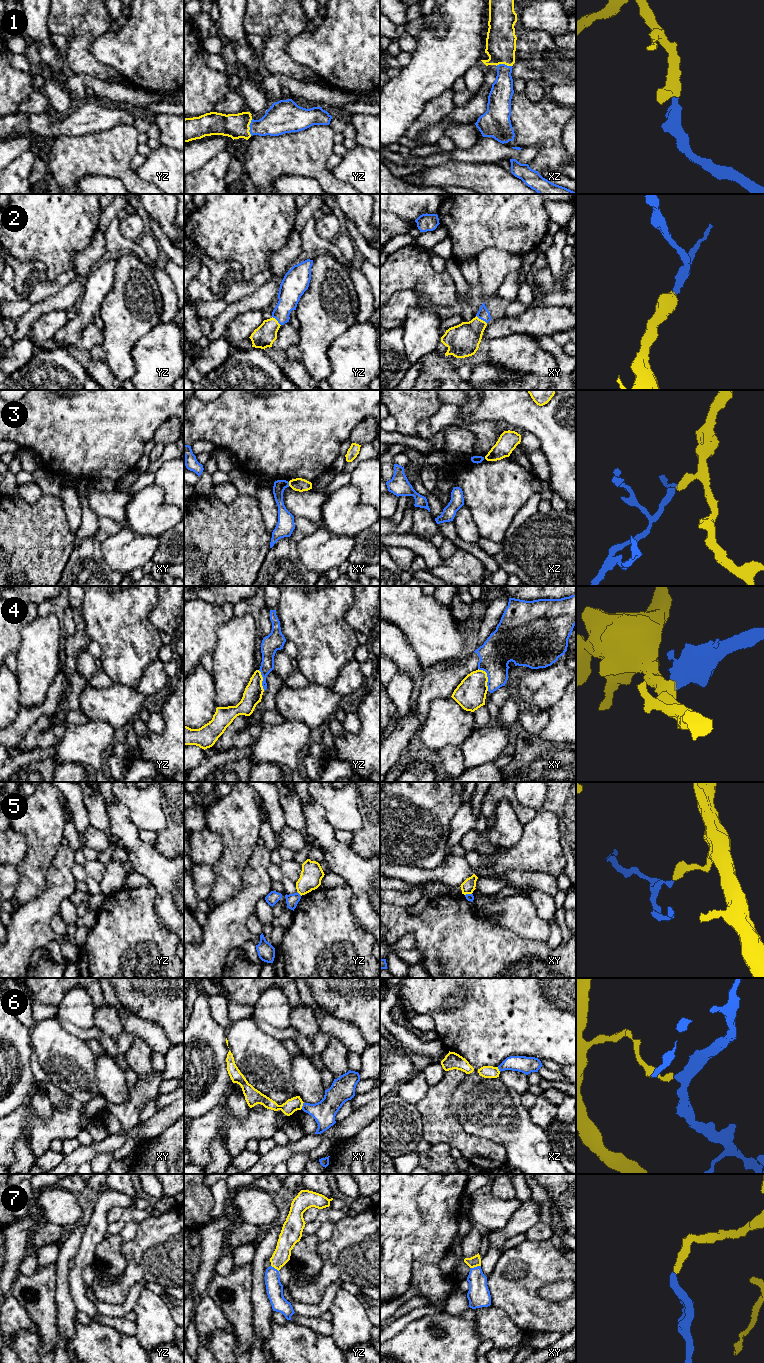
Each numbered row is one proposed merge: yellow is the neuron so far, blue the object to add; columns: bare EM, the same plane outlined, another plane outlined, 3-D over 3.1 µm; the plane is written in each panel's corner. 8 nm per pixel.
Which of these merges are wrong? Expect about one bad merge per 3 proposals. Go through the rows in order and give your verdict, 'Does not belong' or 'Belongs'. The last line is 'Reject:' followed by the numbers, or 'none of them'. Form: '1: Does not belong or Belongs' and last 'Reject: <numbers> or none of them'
1: Belongs
2: Belongs
3: Does not belong
4: Does not belong
5: Does not belong
6: Does not belong
7: Belongs
Reject: 3, 4, 5, 6

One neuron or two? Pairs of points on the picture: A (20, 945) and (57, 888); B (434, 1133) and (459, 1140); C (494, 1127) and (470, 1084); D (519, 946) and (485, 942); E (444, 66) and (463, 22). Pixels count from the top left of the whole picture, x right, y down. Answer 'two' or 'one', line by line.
A: one
B: one
C: one
D: one
E: one

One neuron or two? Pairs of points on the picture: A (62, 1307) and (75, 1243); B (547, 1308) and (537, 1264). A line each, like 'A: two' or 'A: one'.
A: one
B: one

